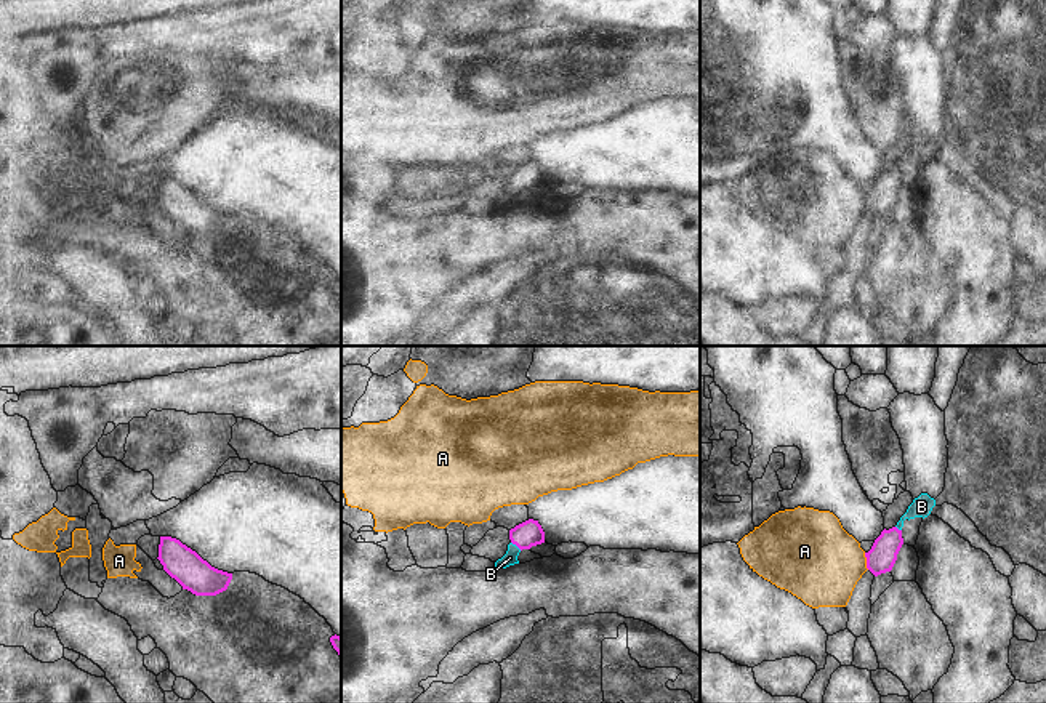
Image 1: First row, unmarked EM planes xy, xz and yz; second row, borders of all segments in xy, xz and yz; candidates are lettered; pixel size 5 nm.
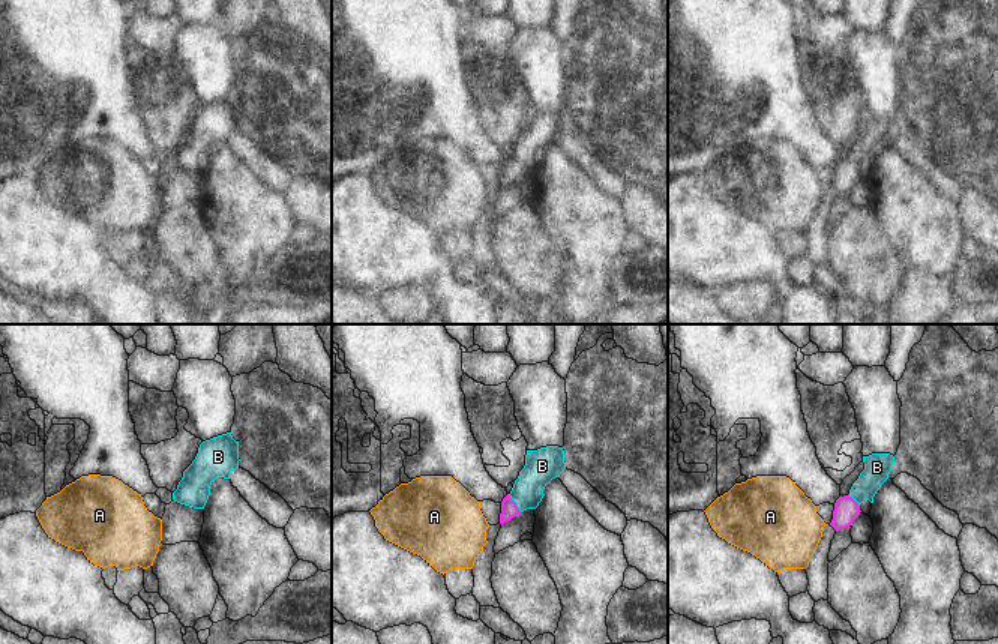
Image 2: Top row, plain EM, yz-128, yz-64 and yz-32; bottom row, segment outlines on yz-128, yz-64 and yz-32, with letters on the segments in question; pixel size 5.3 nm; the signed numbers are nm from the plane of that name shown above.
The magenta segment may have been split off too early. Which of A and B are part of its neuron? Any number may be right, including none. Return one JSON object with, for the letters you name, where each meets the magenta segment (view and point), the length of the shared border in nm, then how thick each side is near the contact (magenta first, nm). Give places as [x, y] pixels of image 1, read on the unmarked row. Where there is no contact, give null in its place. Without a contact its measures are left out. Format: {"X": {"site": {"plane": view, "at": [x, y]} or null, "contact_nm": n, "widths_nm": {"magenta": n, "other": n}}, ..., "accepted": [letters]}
{"B": {"site": {"plane": "xz", "at": [516, 186]}, "contact_nm": 70, "widths_nm": {"magenta": 130, "other": 70}}, "accepted": ["B"]}

